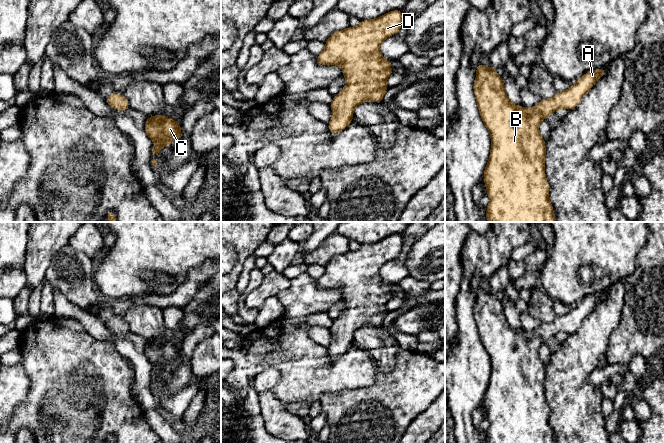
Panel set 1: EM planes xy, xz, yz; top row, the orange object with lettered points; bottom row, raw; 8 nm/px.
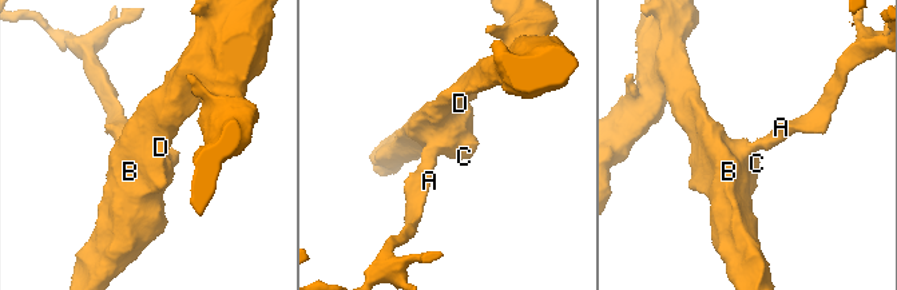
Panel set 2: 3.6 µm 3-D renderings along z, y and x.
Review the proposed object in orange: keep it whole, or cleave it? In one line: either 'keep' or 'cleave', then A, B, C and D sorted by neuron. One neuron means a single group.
keep; A B C D

